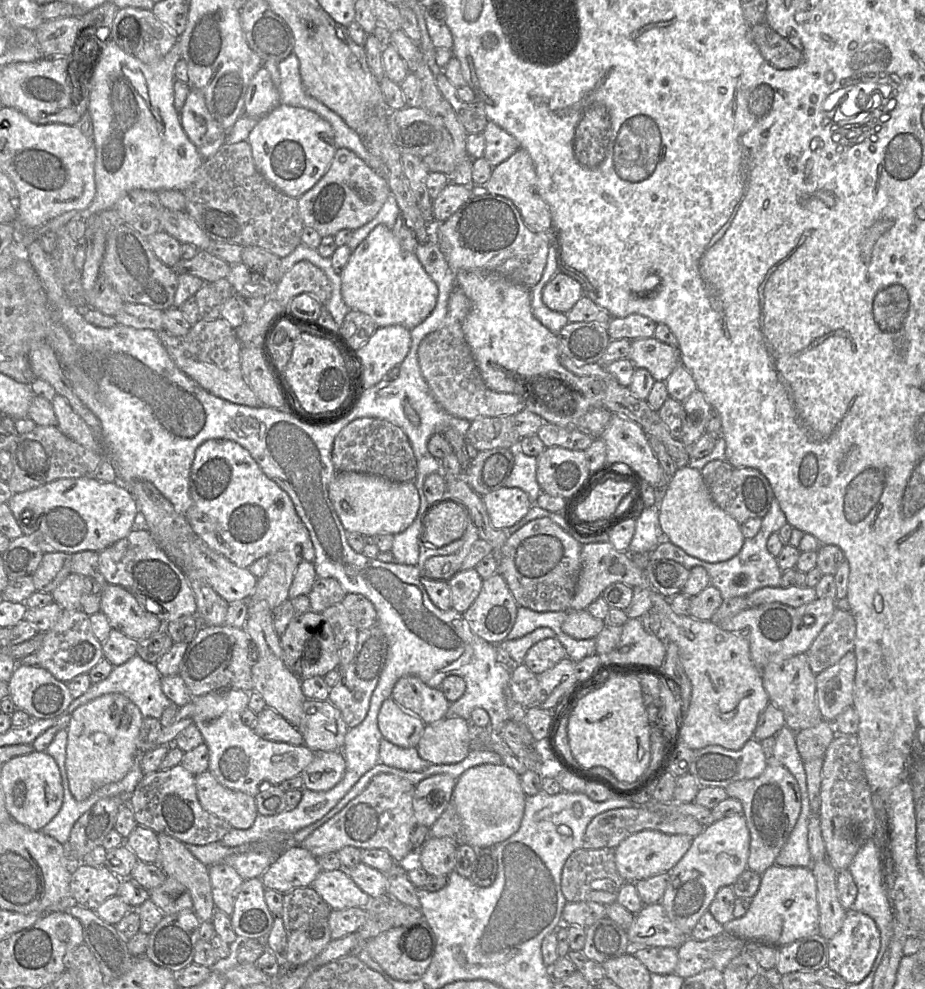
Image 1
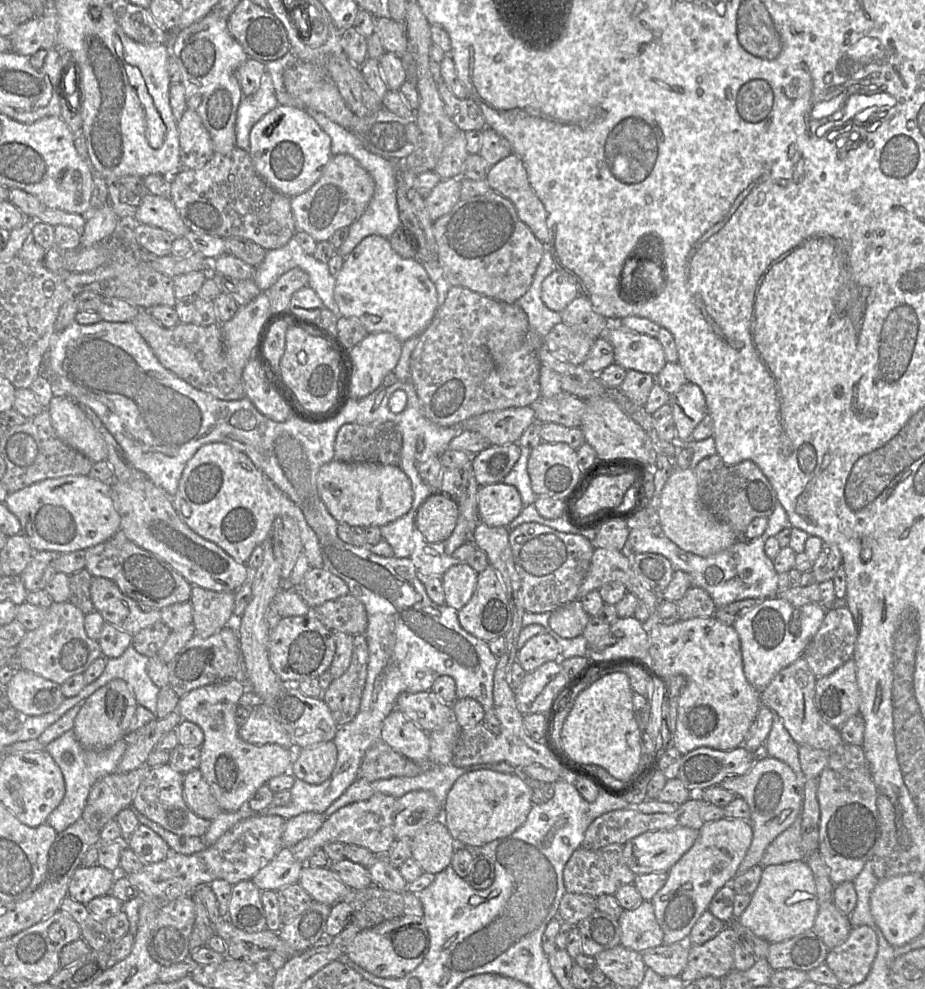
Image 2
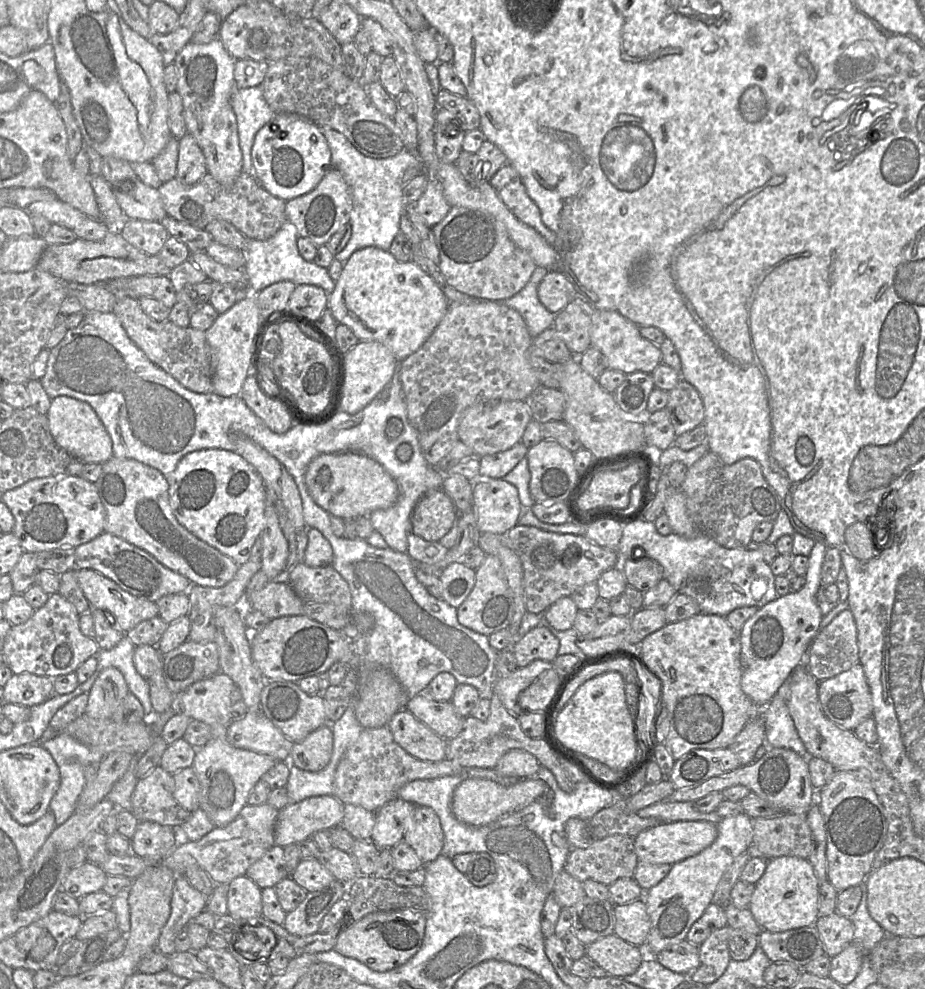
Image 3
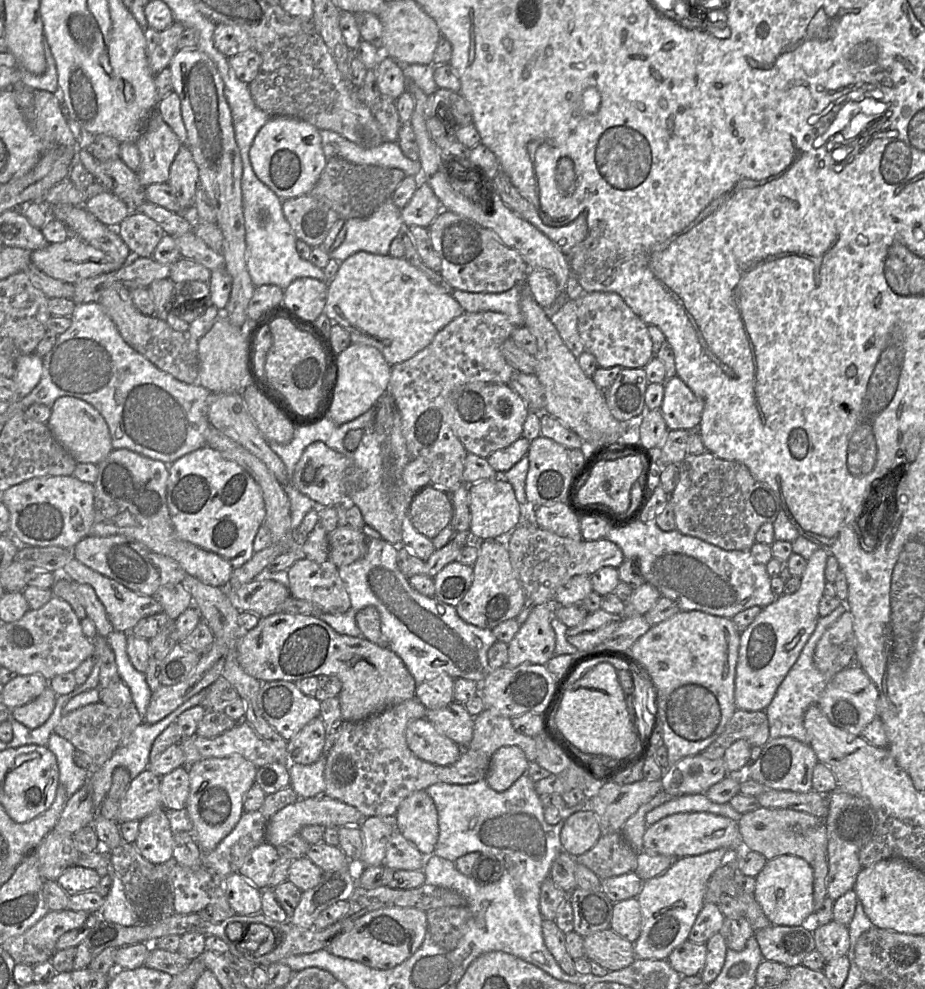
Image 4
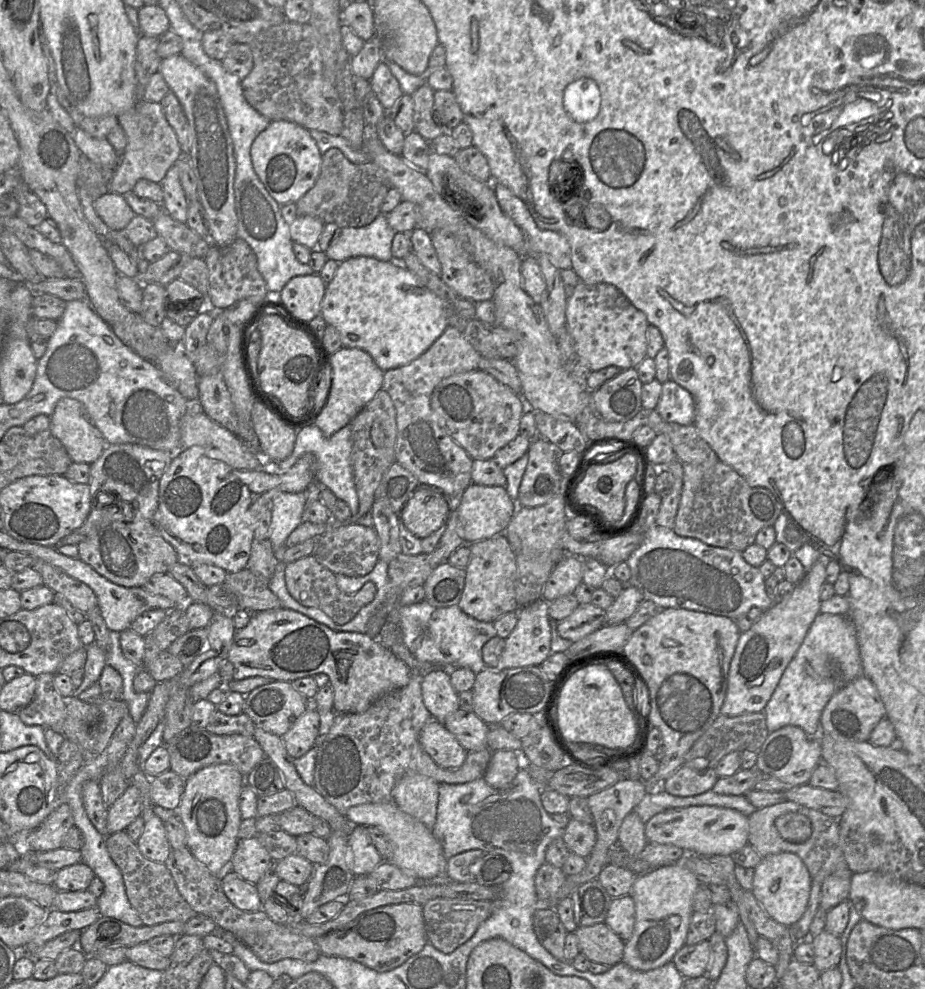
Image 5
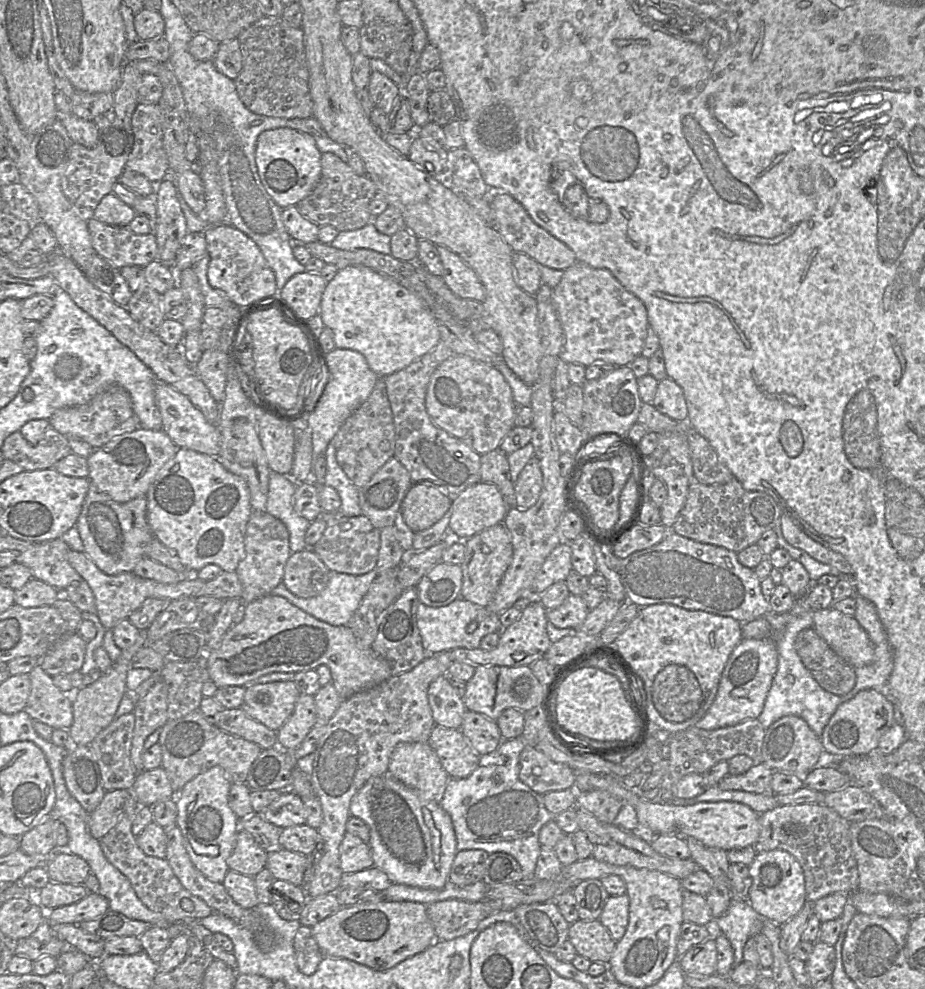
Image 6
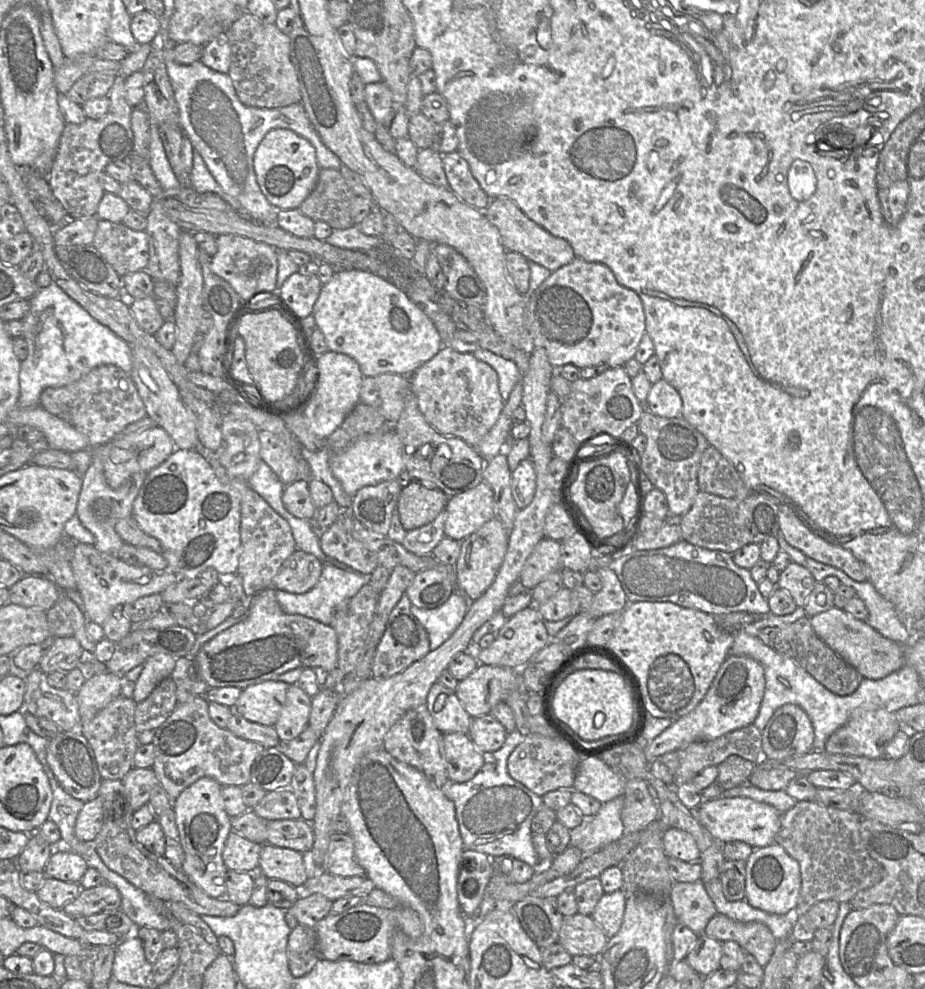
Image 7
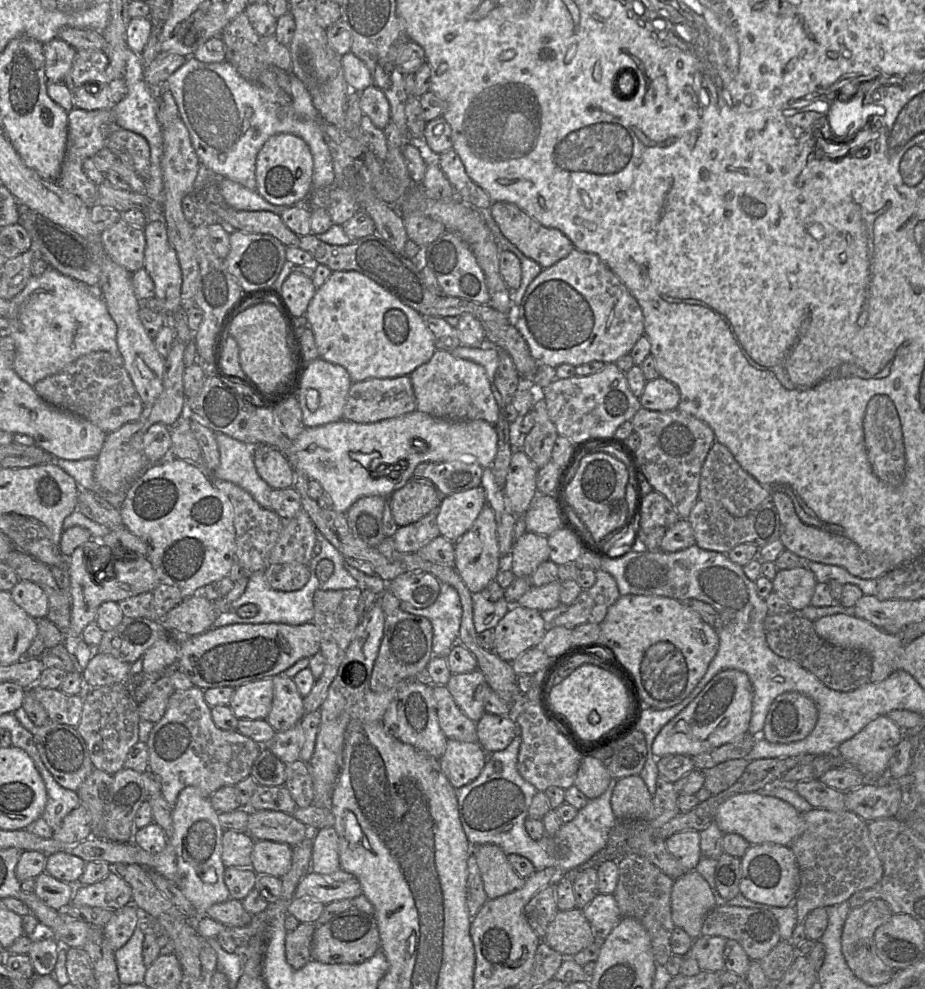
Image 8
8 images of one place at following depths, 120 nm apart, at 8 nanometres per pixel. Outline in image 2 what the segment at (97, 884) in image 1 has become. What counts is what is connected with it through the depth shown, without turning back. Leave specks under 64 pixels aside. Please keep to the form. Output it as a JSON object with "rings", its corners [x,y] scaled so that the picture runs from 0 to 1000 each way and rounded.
{"rings":[[[107,875],[86,876],[76,889],[74,906],[93,915],[105,907],[119,904],[123,891],[129,885]]]}

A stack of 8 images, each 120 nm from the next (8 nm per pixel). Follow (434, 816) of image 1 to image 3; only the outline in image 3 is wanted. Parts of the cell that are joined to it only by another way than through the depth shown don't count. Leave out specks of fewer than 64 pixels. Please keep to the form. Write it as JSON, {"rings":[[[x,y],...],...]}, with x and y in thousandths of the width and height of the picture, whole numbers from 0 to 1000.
{"rings":[[[427,808],[405,821],[401,850],[410,860],[423,858],[436,850],[441,826],[449,816],[444,811]]]}

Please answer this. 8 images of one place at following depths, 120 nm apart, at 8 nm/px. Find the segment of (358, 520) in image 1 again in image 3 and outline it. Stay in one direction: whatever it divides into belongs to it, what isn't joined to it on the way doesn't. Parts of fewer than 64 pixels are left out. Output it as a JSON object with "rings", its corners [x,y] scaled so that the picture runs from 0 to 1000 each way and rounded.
{"rings":[[[381,457],[342,461],[332,472],[330,488],[339,508],[357,522],[369,525],[385,525],[405,516],[421,514],[427,510],[431,499],[428,486],[411,468]]]}

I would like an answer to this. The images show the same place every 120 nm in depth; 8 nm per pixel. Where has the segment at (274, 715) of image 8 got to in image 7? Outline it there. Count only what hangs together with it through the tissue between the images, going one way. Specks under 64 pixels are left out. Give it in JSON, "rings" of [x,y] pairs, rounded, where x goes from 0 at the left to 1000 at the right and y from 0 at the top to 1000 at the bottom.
{"rings":[[[320,692],[312,693],[309,709],[296,735],[303,749],[312,749],[324,743],[333,734],[336,705]]]}

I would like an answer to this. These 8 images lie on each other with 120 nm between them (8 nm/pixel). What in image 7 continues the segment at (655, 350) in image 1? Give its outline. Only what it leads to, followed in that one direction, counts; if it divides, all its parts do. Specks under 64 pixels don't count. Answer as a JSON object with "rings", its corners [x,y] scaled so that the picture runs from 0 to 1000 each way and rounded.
{"rings":[[[622,260],[616,266],[596,275],[595,279],[570,300],[569,332],[573,339],[573,346],[577,351],[589,353],[595,368],[601,373],[606,372],[611,368],[619,368],[626,373],[645,370],[648,368],[656,368],[658,372],[674,371],[679,364],[685,362],[694,340],[698,337],[697,331],[697,317],[692,300],[682,292],[670,288],[661,272],[646,265],[637,265]]]}

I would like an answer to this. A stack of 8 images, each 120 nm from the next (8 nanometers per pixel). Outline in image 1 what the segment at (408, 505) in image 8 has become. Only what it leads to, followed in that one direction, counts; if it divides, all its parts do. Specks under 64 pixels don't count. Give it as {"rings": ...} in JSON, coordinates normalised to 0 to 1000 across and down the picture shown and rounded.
{"rings":[[[484,502],[465,511],[456,525],[459,545],[476,554],[497,545],[505,533],[508,520],[494,506]]]}

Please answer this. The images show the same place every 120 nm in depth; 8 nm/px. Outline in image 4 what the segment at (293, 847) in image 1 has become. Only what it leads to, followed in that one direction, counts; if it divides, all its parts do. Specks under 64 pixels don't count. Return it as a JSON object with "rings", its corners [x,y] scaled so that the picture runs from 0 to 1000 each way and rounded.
{"rings":[[[289,850],[272,858],[257,883],[281,900],[291,898],[291,890],[303,869],[299,856]]]}

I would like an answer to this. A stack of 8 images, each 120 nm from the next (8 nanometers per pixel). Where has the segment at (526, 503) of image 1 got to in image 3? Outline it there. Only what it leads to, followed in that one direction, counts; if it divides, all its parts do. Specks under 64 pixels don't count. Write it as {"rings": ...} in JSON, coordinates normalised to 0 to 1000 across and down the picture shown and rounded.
{"rings":[[[519,483],[512,486],[510,501],[519,539],[547,541],[560,530],[564,517],[560,496],[544,483]]]}

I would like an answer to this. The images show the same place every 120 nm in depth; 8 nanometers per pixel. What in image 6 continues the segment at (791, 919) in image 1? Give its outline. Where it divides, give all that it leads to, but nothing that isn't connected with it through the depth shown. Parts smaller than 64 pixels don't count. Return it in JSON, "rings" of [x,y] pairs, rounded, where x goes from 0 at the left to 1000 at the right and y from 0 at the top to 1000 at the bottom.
{"rings":[[[834,859],[818,862],[810,875],[813,894],[809,912],[826,928],[846,935],[862,925],[871,913],[870,888],[862,869],[848,859]]]}

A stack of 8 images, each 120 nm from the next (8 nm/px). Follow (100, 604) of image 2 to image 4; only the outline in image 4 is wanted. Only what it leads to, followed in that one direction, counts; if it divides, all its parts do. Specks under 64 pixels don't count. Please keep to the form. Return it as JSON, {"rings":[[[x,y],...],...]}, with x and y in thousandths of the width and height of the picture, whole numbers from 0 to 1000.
{"rings":[[[81,564],[77,565],[68,573],[64,581],[71,582],[79,588],[95,590],[102,596],[106,606],[114,615],[116,624],[123,638],[141,640],[143,635],[154,625],[176,619],[175,613],[165,605],[165,603],[144,599],[129,588],[99,576]]]}

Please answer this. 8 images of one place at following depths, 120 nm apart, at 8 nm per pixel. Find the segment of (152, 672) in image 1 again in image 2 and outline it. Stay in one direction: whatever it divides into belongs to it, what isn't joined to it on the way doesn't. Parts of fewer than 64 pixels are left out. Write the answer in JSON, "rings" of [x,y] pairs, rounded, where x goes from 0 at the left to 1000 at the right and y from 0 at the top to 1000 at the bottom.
{"rings":[[[139,653],[134,660],[122,666],[115,666],[115,673],[108,685],[101,690],[102,697],[90,705],[96,706],[106,697],[121,688],[134,688],[142,696],[149,713],[169,723],[173,696],[162,687],[159,673],[161,665]]]}

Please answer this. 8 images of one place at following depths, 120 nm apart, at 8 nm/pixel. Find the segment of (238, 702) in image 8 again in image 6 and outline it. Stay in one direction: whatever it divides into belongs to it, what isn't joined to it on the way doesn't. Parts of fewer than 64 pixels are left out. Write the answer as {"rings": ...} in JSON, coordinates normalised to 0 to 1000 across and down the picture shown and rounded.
{"rings":[[[317,689],[269,692],[259,716],[299,740],[316,723],[324,702]]]}

